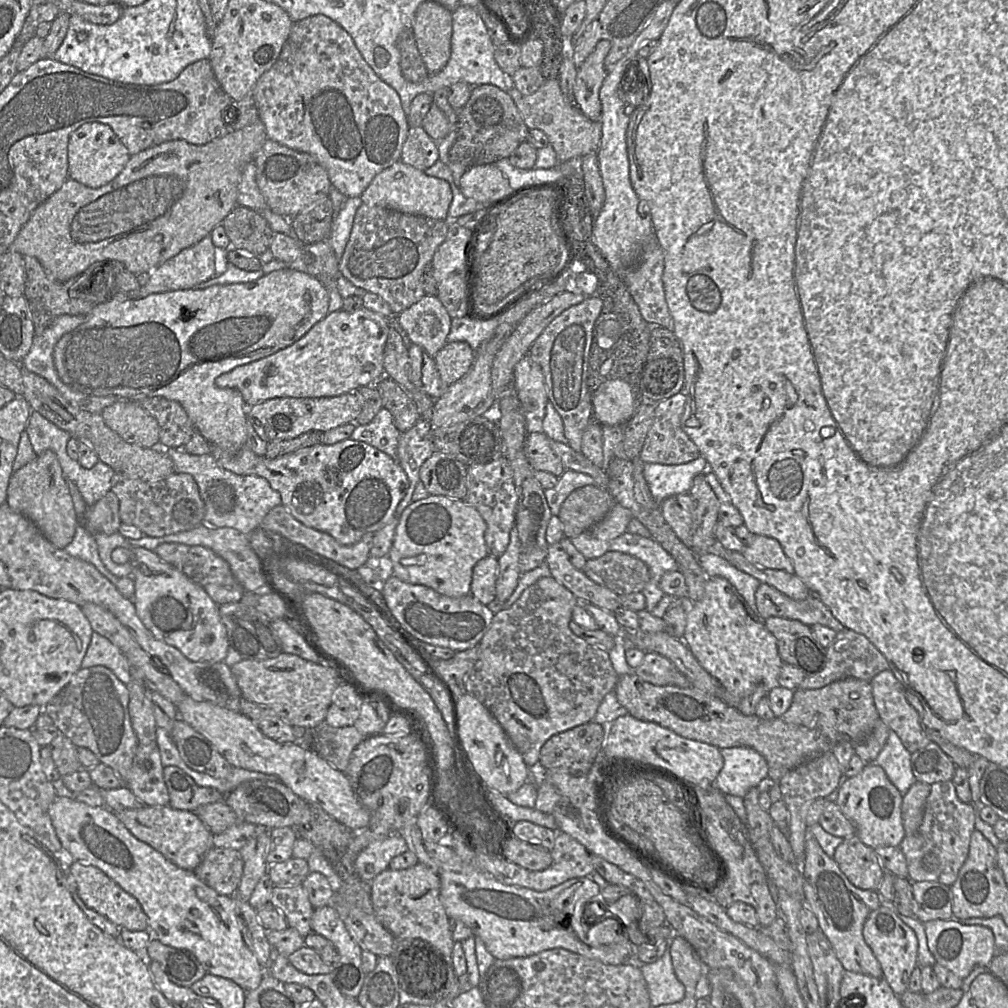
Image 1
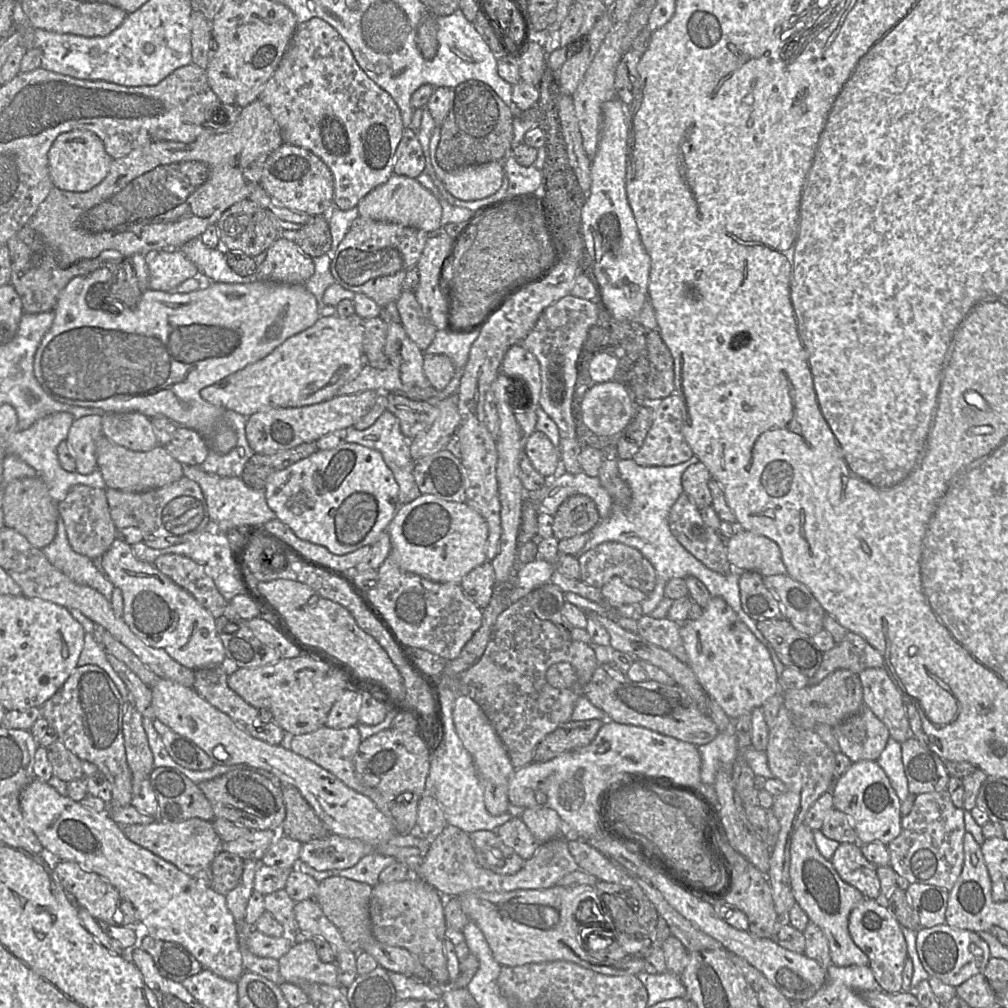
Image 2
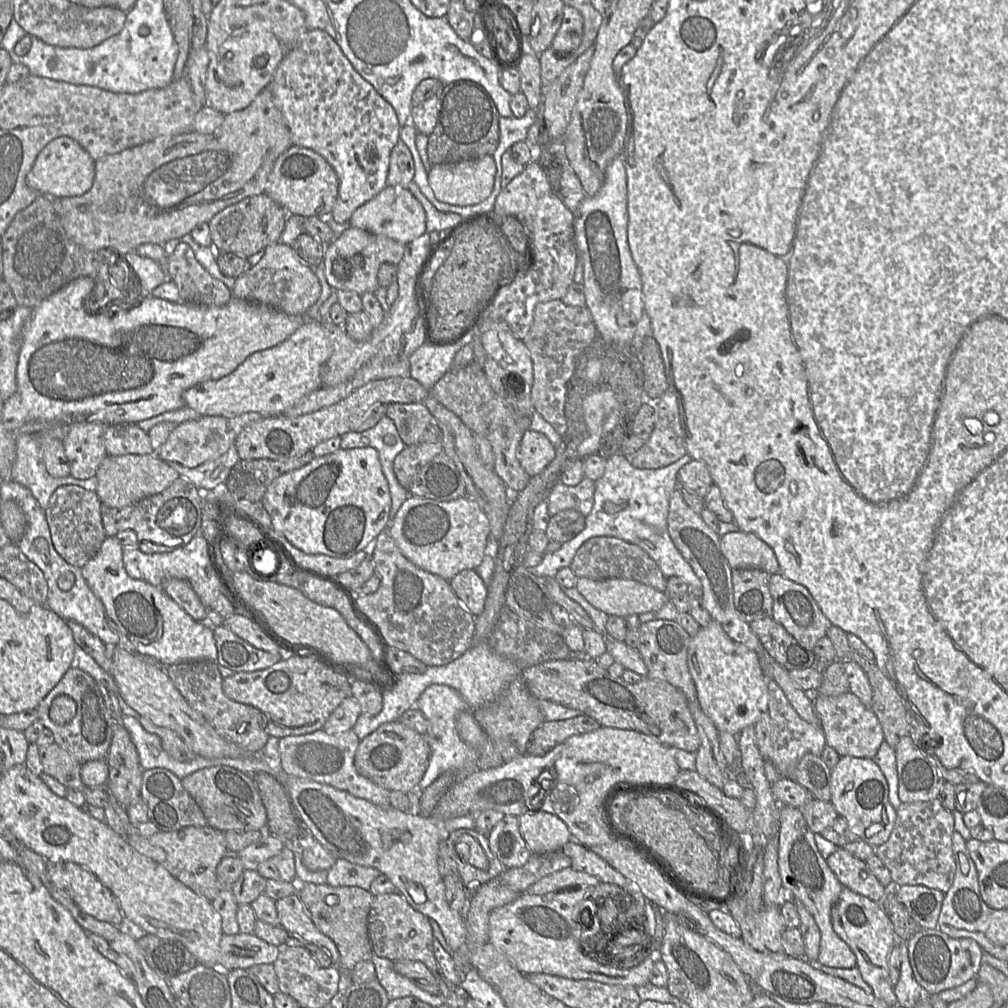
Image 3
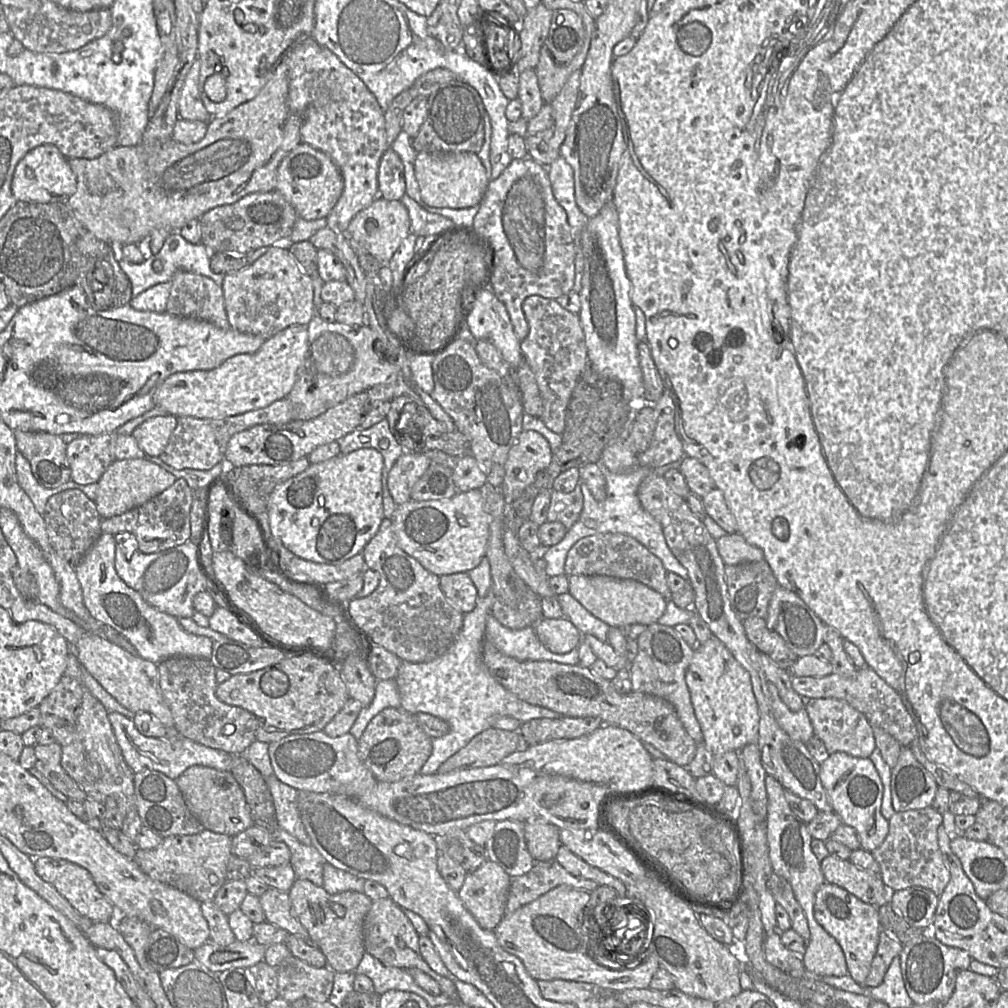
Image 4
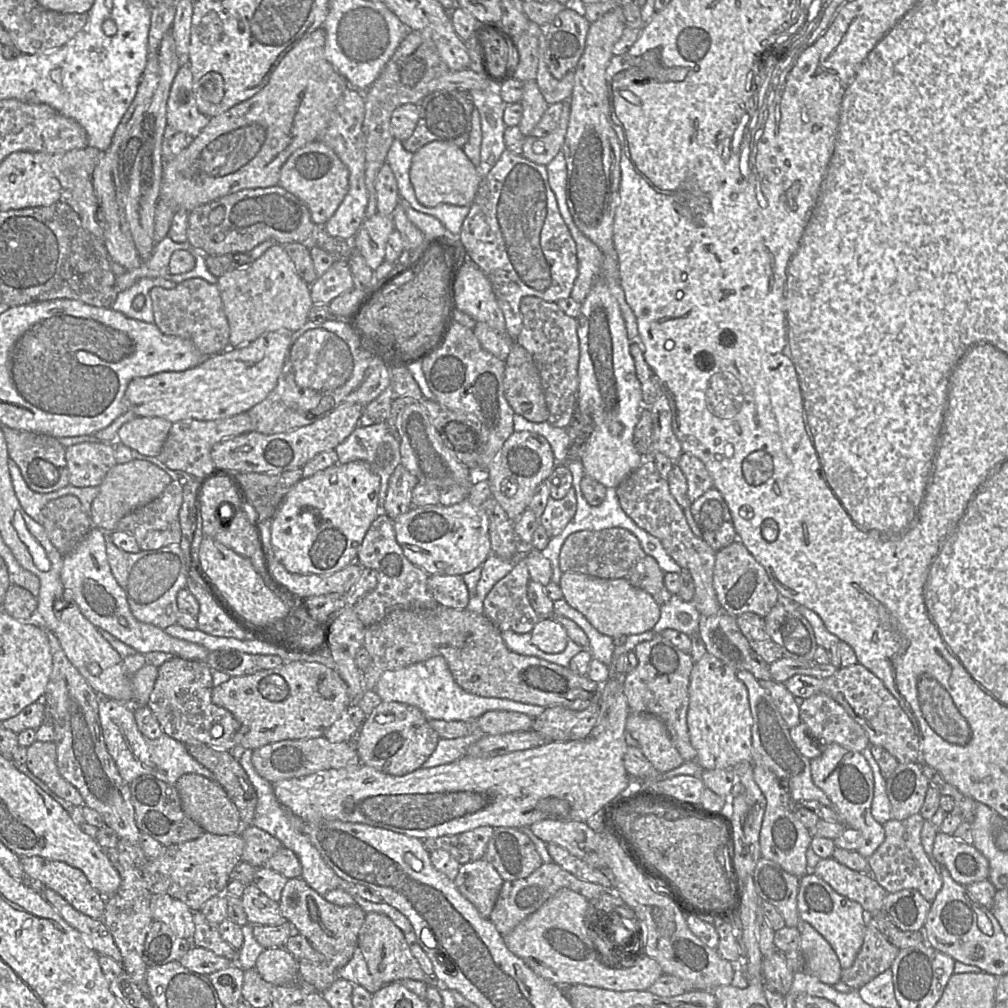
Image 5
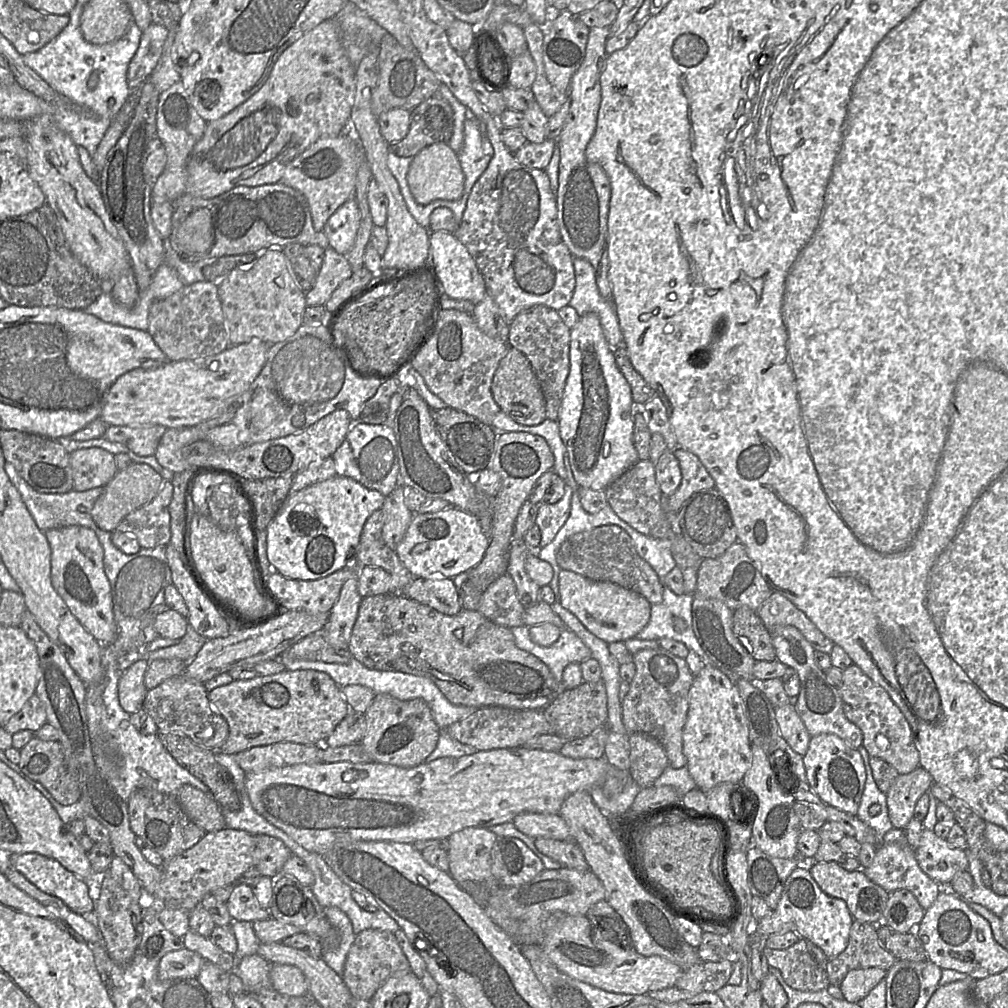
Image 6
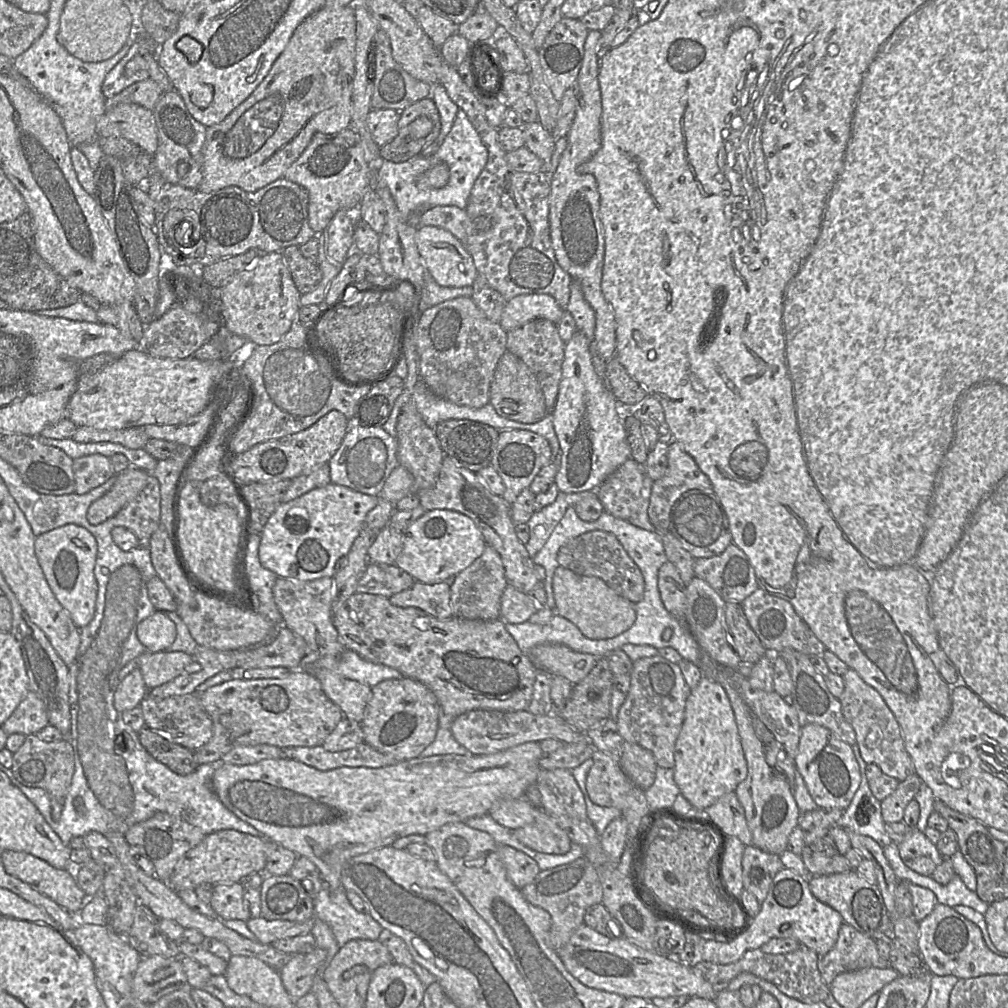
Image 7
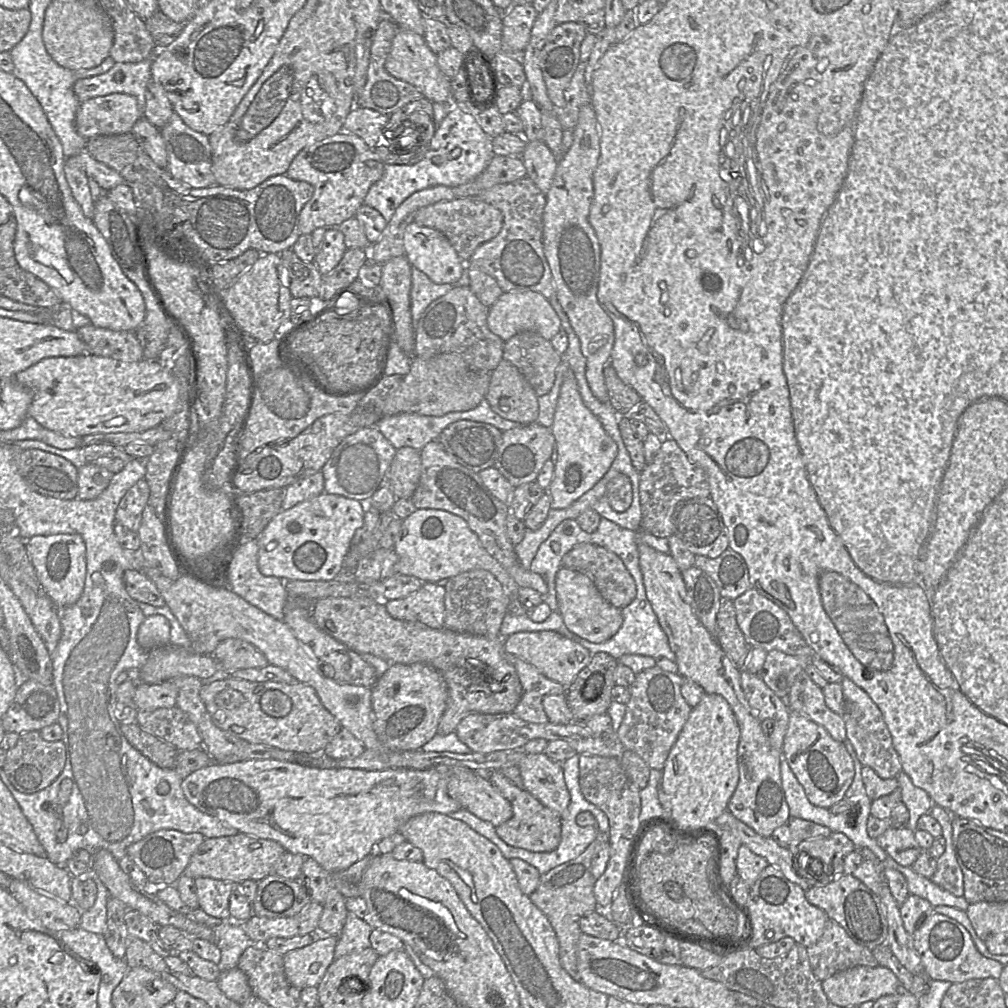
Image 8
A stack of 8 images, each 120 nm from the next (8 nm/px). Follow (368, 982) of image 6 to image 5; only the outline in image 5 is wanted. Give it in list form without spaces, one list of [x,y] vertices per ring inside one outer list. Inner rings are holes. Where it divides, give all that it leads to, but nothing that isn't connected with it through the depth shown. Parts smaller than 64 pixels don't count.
[[[375,912],[366,914],[358,935],[358,948],[363,954],[370,974],[380,983],[388,984],[403,979],[412,979],[435,986],[438,989],[444,987],[435,976],[424,973],[419,962],[412,955],[402,930],[384,914]]]

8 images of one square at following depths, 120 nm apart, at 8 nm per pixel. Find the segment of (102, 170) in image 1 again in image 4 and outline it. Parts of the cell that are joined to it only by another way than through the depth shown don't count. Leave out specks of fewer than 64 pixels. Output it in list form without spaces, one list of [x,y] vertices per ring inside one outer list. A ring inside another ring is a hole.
[[[44,144],[29,151],[17,164],[11,183],[11,191],[17,201],[66,202],[77,189],[77,180],[68,159],[52,144]]]

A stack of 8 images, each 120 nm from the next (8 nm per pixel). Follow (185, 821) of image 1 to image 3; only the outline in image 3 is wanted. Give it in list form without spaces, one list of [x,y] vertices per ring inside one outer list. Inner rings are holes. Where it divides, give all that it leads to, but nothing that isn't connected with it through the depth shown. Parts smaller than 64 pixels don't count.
[[[208,825],[190,826],[173,832],[157,831],[150,837],[129,836],[127,841],[137,852],[162,865],[173,877],[209,901],[213,901],[222,890],[216,869],[227,854],[224,832]]]

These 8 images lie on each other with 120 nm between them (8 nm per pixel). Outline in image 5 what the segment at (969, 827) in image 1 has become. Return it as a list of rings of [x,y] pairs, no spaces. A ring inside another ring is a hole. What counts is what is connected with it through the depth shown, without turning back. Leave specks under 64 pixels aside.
[[[920,813],[904,820],[890,819],[884,826],[885,839],[868,858],[871,875],[887,891],[895,893],[904,889],[916,889],[929,902],[933,902],[942,887],[940,872],[926,854],[921,843],[921,830],[925,819]]]

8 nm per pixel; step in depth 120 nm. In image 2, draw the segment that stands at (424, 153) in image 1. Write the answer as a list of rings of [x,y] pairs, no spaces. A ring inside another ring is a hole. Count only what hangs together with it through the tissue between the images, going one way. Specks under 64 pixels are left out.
[[[408,126],[404,128],[396,148],[393,174],[416,178],[423,172],[425,166],[426,158],[417,133]]]

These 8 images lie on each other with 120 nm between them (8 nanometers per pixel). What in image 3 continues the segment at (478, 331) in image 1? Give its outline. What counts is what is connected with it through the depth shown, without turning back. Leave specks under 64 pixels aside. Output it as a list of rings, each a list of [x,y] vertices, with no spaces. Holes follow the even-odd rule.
[[[429,339],[409,357],[410,377],[430,391],[452,368],[455,355],[465,344],[465,340],[442,344]]]

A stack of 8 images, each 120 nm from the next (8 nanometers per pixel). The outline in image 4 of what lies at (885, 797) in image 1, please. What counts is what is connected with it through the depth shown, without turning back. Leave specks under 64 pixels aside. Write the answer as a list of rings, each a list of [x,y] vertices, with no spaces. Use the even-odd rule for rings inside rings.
[[[835,752],[820,764],[820,779],[833,811],[843,824],[853,827],[860,839],[860,848],[868,852],[877,849],[889,832],[889,820],[881,813],[883,784],[870,758],[859,758],[845,752]]]

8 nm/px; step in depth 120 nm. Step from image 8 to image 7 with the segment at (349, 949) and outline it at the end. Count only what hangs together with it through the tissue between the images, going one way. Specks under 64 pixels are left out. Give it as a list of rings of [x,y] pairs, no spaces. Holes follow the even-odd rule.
[[[323,881],[322,889],[314,898],[314,913],[315,918],[319,918],[329,925],[340,948],[351,940],[377,940],[380,933],[384,930],[369,913],[358,912],[352,906],[347,899],[346,889],[342,885],[336,890],[330,890]]]

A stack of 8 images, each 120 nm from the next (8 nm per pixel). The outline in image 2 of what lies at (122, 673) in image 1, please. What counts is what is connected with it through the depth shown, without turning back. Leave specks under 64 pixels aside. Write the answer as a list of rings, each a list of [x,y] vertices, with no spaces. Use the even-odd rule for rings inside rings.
[[[85,633],[83,649],[77,661],[78,666],[87,664],[102,668],[117,687],[124,702],[129,702],[129,691],[107,660],[107,653],[93,633]]]

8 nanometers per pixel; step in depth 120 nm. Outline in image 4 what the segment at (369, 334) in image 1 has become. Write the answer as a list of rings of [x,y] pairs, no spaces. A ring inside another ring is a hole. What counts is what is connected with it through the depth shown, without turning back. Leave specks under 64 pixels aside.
[[[291,325],[265,340],[254,353],[235,355],[212,370],[172,374],[155,391],[154,402],[168,415],[200,419],[220,419],[264,408],[289,394],[307,349],[308,325]]]

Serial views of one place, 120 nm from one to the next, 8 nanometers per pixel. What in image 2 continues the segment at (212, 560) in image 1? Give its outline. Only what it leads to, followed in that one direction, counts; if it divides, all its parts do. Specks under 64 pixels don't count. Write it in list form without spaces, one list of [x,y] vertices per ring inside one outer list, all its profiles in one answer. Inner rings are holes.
[[[163,554],[154,561],[156,568],[181,586],[206,608],[214,618],[221,616],[228,601],[217,589],[204,567],[180,554]]]

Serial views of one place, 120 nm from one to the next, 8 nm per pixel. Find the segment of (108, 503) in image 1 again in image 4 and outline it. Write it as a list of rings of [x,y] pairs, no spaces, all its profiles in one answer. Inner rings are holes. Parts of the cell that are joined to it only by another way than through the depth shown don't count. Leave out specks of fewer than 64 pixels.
[[[68,489],[51,496],[45,507],[42,518],[47,534],[56,553],[75,567],[101,535],[101,516],[95,501],[79,489]]]

